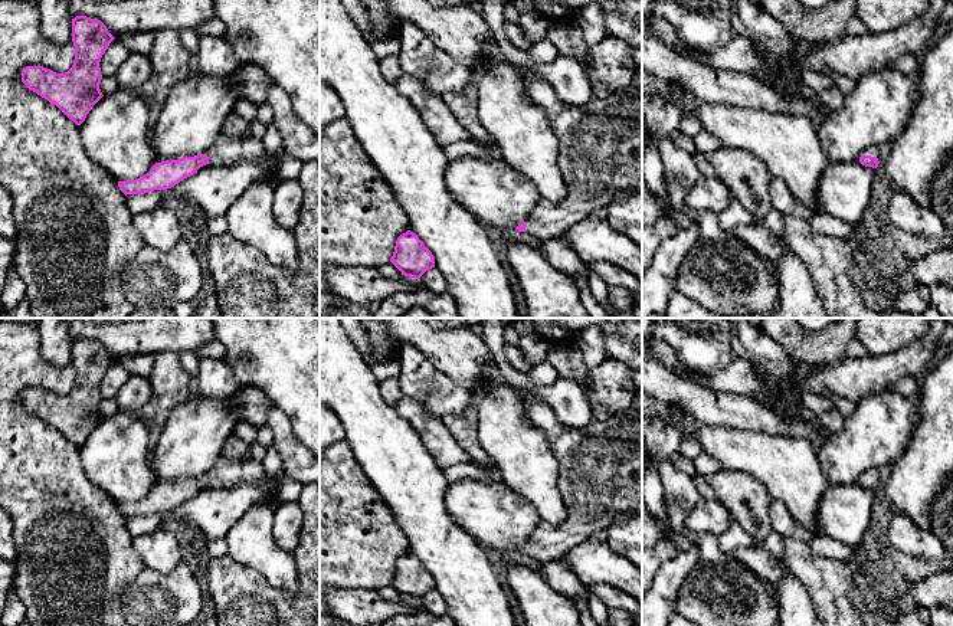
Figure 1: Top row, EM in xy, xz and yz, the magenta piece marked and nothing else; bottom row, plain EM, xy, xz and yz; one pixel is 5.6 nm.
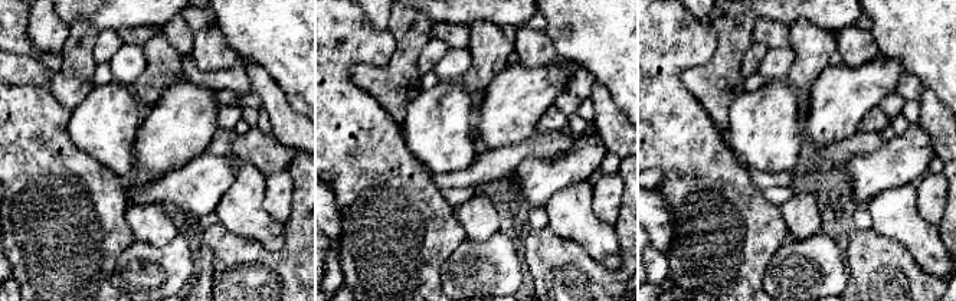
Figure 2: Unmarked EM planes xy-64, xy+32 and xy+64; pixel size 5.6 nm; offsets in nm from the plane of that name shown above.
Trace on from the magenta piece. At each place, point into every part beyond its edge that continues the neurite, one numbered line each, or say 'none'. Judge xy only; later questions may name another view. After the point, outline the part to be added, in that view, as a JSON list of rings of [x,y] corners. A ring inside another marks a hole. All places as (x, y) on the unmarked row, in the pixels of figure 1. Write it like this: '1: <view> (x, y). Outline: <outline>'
1: xy (225, 474). Outline: [[[220,459],[206,475],[209,485],[216,488],[232,488],[239,484],[263,485],[268,473],[262,462],[253,459]]]

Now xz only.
1: xz (599, 465). Outline: [[[521,389],[515,391],[524,403],[525,417],[544,432],[559,461],[559,489],[567,508],[563,524],[543,522],[525,543],[525,555],[543,564],[589,541],[592,534],[606,531],[618,515],[635,511],[642,504],[642,412],[631,407],[605,422],[593,420],[584,427],[569,427],[537,396]]]

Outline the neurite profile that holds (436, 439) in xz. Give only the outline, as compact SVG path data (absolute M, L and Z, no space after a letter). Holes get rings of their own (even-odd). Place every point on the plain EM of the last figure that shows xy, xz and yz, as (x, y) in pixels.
M403 396L394 409L409 422L425 449L441 466L472 462L469 455L448 432L442 419L432 416L422 403Z

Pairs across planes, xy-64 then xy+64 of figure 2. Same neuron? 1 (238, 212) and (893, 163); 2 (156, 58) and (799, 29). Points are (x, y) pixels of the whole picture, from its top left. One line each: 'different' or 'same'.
1: different
2: same

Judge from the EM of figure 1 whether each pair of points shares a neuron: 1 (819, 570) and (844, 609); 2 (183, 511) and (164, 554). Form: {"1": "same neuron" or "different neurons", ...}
{"1": "same neuron", "2": "different neurons"}

